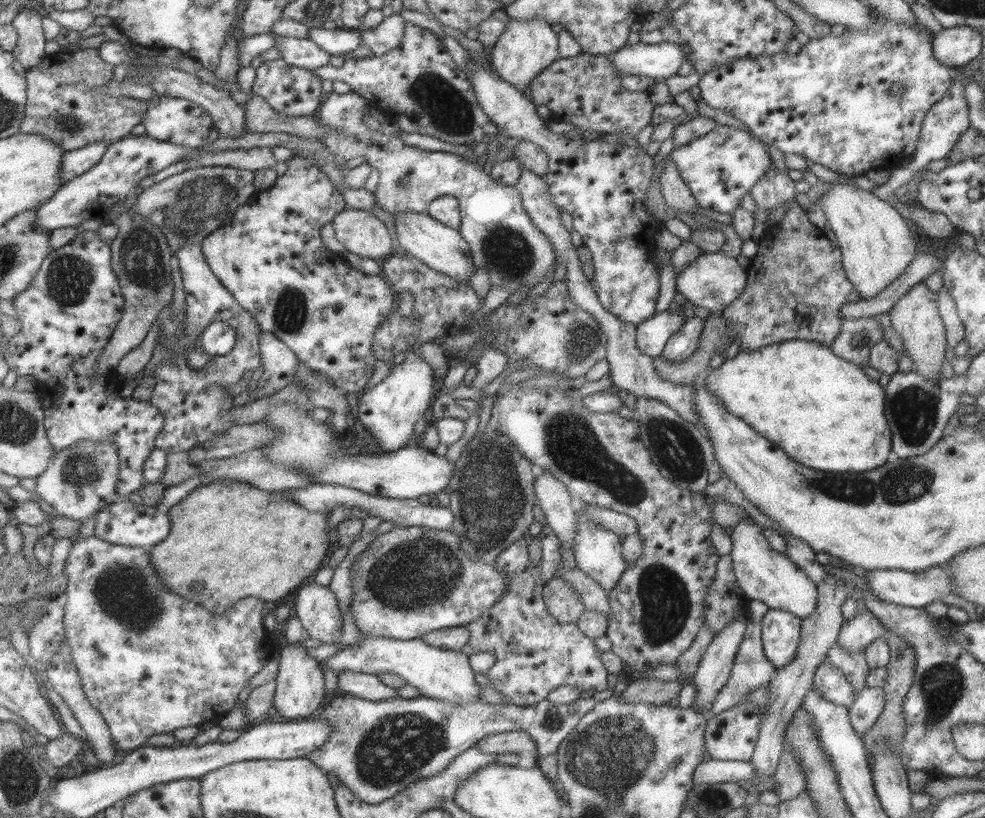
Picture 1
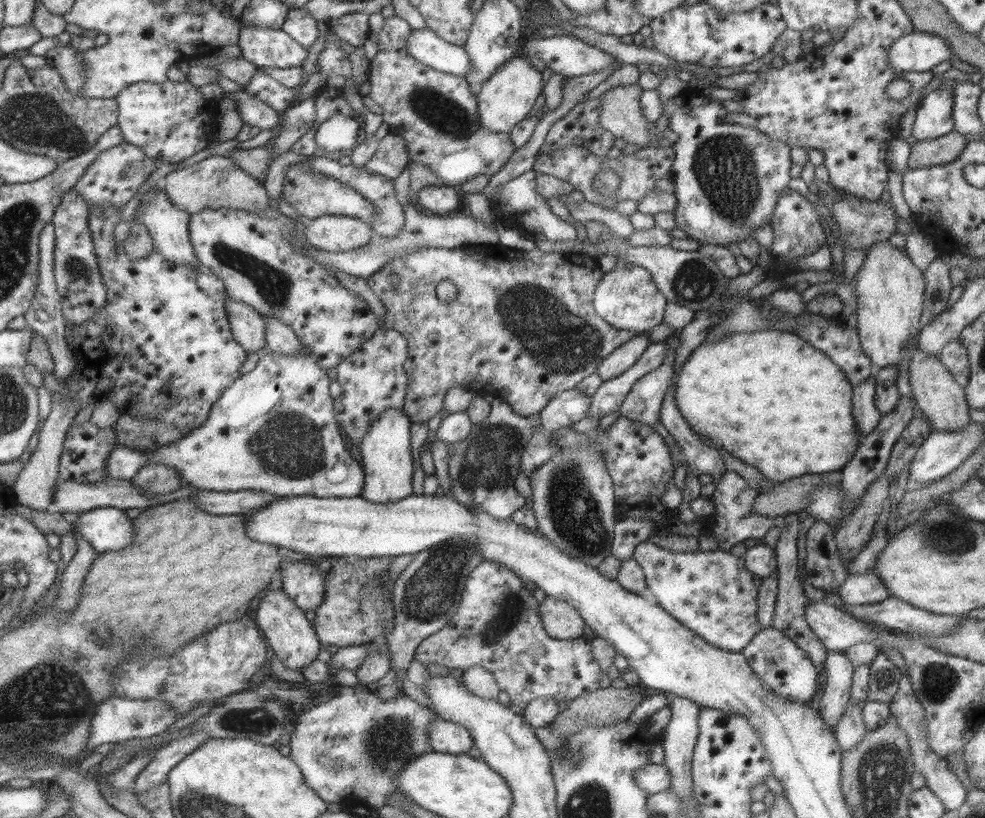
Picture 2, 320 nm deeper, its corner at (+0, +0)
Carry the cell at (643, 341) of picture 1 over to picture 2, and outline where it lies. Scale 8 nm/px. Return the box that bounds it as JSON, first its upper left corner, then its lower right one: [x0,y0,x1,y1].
[596,333,649,381]

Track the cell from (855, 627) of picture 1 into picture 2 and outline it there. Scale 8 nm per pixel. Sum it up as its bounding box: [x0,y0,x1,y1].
[819,651,853,730]

